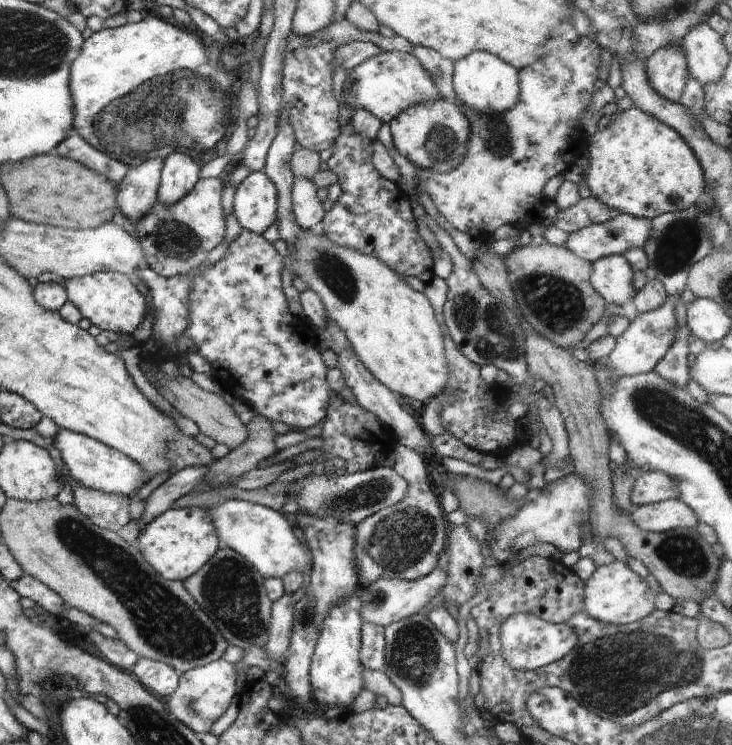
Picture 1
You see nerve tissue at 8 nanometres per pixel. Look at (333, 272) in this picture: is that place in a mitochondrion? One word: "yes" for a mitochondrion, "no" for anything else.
yes

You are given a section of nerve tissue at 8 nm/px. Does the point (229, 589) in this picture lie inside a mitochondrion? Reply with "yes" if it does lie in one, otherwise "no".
yes

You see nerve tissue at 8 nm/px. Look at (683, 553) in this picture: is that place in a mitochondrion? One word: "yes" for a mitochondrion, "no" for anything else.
yes

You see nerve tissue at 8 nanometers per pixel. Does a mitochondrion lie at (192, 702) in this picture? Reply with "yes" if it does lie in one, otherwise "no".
yes

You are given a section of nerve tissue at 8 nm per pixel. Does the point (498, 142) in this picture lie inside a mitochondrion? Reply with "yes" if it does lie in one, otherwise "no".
yes

